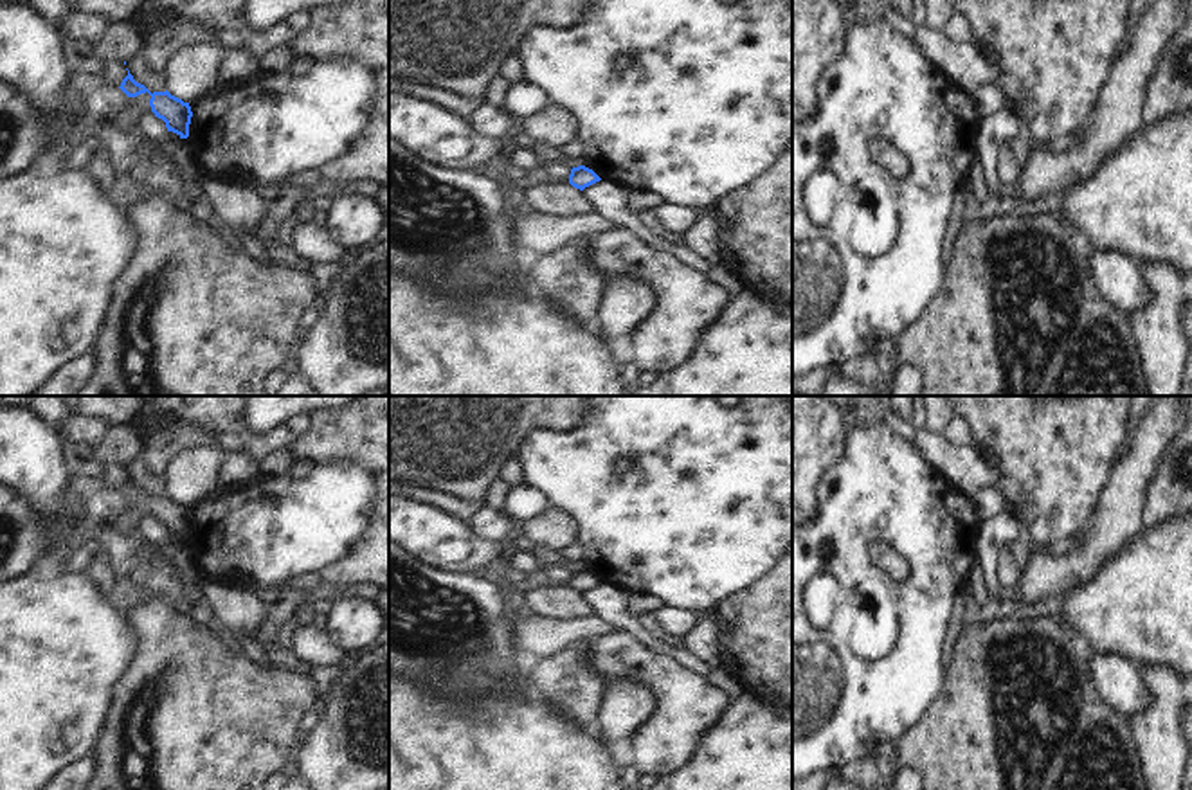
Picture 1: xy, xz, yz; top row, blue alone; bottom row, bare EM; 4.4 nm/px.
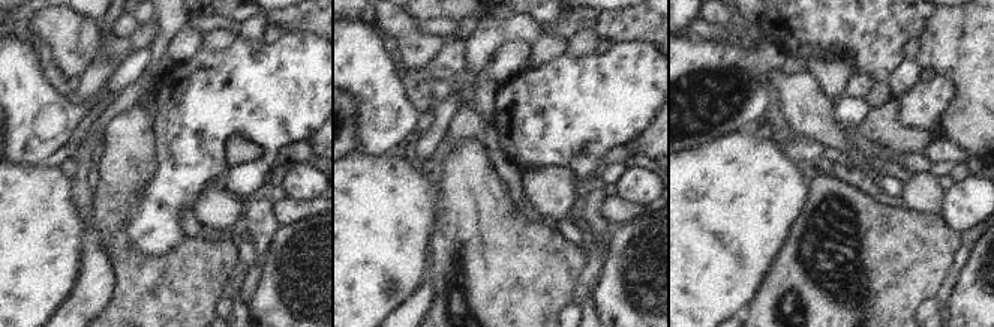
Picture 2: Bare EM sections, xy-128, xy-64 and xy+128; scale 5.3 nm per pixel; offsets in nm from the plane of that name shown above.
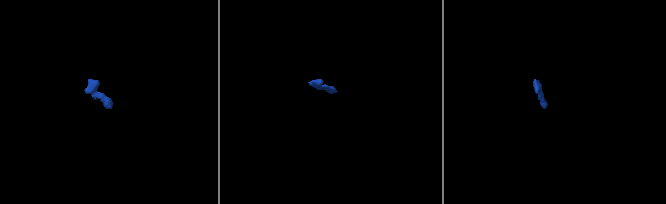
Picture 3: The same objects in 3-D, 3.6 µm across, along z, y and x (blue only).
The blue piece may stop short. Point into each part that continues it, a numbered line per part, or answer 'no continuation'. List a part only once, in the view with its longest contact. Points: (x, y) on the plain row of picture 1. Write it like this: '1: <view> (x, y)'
no continuation.

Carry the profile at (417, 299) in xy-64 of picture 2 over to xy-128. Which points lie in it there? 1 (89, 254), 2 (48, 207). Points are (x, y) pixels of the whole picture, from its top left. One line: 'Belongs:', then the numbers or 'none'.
Belongs: 1

